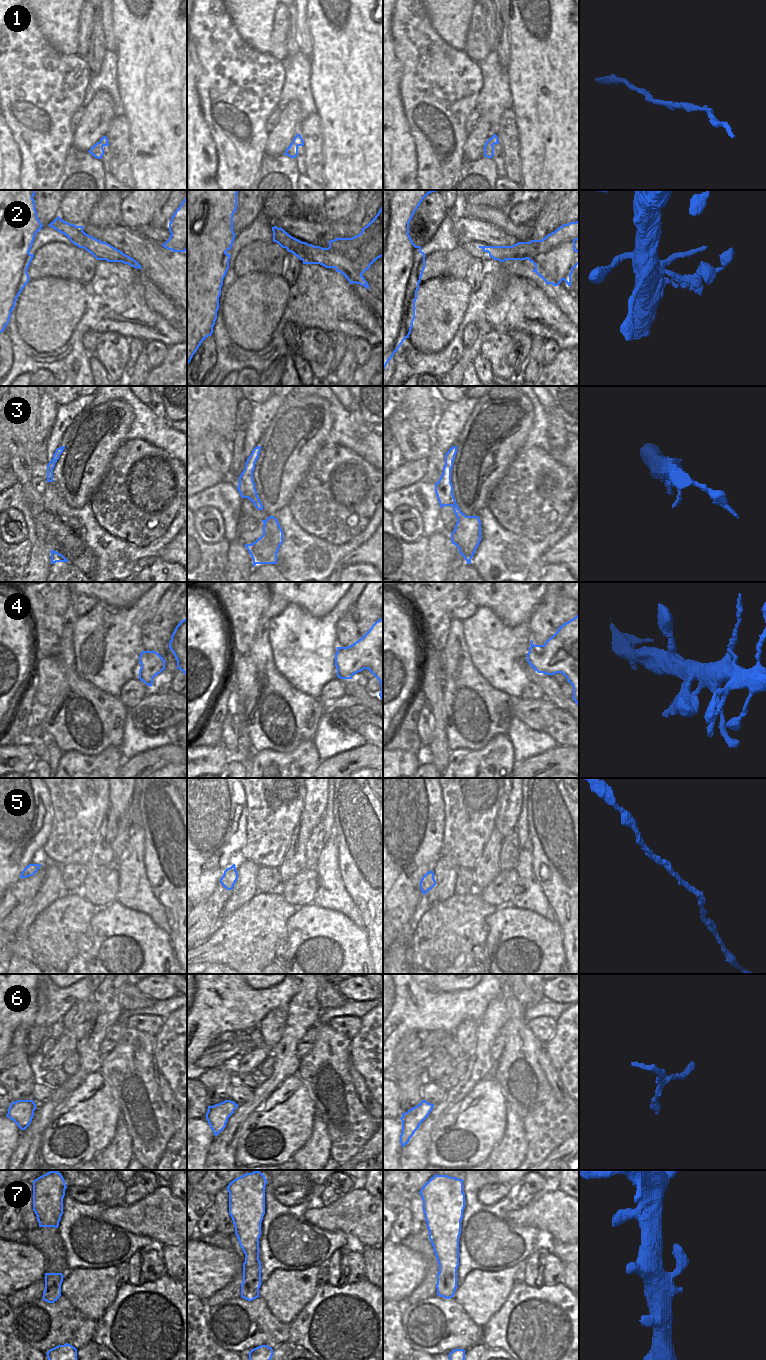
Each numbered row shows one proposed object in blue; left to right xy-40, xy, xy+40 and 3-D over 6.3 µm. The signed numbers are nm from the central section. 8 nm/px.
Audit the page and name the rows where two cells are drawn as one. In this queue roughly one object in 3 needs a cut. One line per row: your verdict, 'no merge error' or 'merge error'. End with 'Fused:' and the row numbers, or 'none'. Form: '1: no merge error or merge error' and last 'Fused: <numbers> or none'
1: no merge error
2: no merge error
3: merge error
4: no merge error
5: no merge error
6: merge error
7: no merge error
Fused: 3, 6

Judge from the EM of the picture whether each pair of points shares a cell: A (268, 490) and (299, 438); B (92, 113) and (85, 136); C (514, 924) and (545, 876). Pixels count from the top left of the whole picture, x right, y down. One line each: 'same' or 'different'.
A: same
B: same
C: different

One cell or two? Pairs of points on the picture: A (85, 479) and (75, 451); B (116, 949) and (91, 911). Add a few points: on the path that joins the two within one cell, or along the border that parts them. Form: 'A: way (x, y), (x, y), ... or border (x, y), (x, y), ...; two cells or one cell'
A: way (85, 472), (82, 458); one cell
B: border (100, 908), (90, 921), (90, 930), (87, 933); two cells

